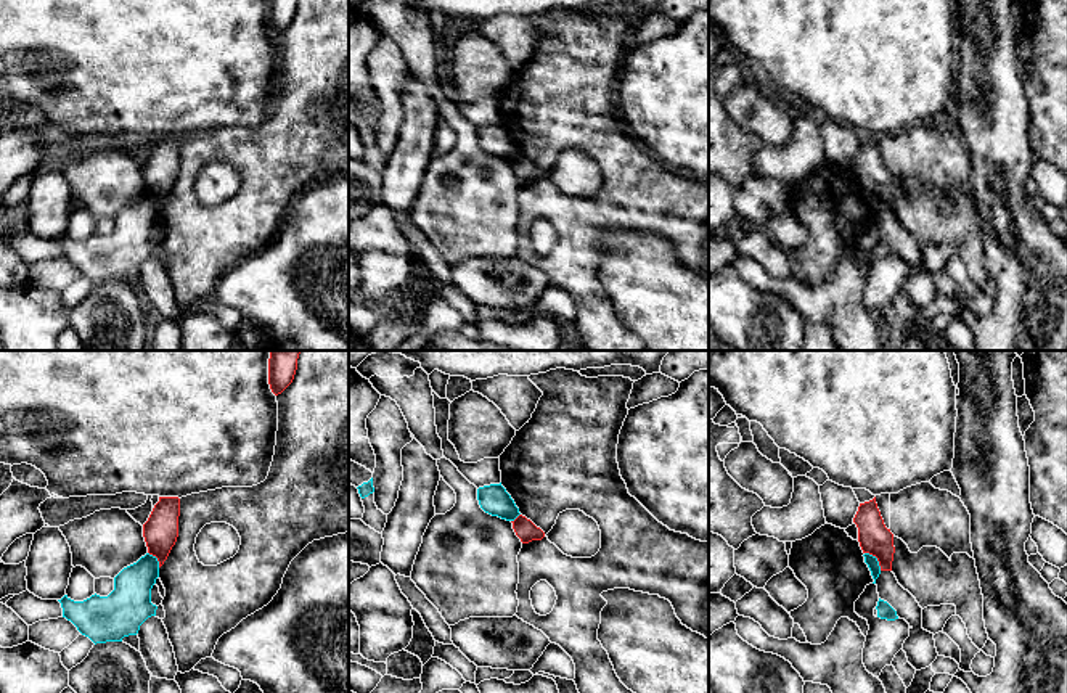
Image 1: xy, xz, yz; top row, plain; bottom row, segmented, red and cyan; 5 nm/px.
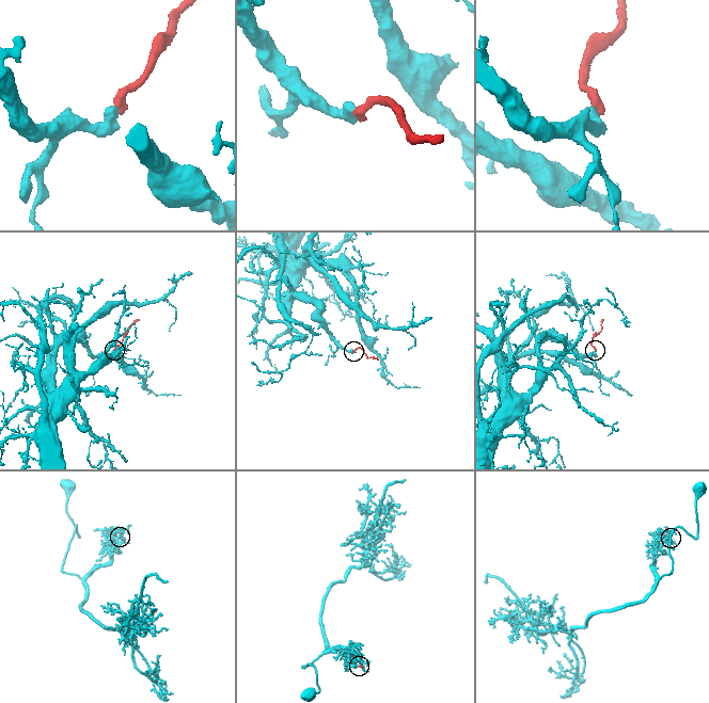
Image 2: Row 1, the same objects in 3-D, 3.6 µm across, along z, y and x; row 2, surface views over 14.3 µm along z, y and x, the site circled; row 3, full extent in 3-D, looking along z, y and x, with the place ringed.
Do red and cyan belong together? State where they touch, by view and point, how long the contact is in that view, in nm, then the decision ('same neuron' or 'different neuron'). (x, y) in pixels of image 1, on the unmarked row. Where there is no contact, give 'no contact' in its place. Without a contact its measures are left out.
yz (876, 196) | 130 nm | different neuron

